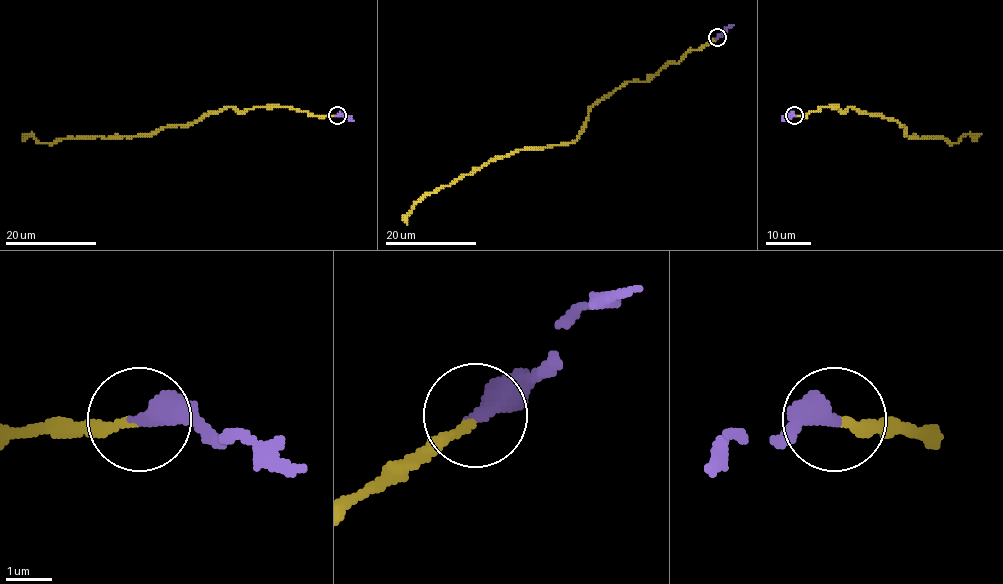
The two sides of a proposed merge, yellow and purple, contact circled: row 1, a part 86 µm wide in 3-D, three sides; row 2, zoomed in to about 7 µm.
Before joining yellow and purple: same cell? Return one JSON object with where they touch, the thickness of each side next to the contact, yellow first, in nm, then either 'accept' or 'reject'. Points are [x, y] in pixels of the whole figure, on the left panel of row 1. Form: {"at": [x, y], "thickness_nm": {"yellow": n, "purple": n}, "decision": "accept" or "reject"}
{"at": [337, 115], "thickness_nm": {"yellow": 200, "purple": 440}, "decision": "accept"}

